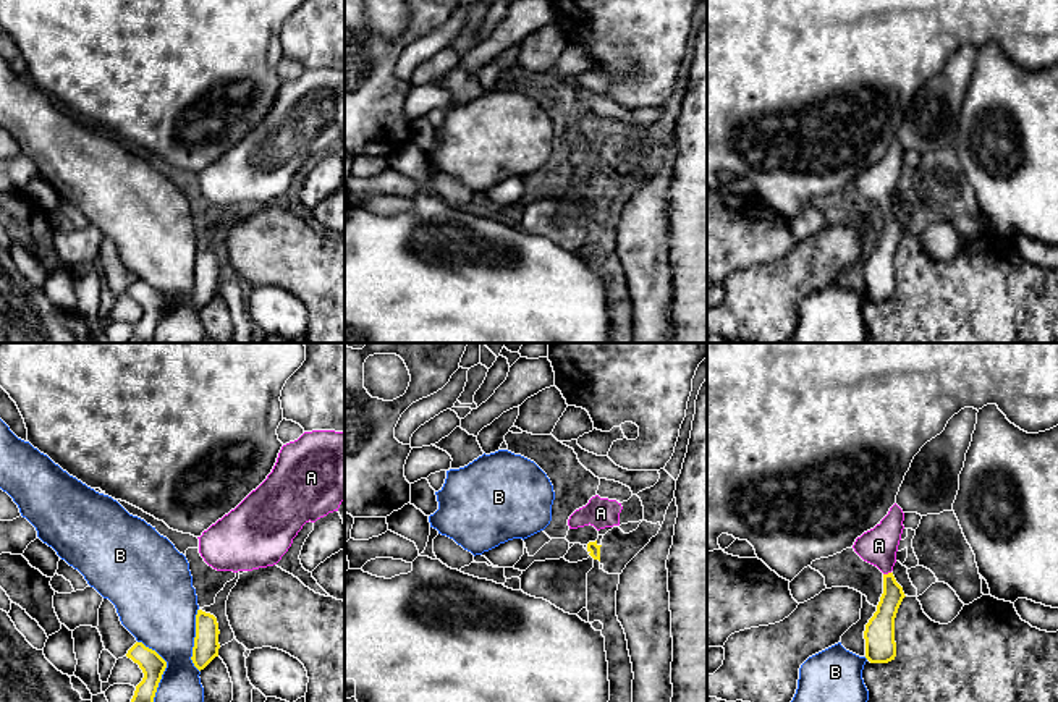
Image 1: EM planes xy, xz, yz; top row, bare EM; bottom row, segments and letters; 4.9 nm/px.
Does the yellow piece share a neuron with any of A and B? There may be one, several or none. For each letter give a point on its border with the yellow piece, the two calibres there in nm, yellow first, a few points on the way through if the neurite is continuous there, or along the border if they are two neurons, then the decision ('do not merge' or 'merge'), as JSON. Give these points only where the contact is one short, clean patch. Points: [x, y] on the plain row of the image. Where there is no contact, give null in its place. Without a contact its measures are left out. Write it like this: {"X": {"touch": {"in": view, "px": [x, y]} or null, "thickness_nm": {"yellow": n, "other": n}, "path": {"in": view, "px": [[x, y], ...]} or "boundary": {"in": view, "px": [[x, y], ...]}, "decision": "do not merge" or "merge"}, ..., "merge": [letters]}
{"A": {"touch": {"in": "yz", "px": [888, 211]}, "thickness_nm": {"yellow": 120, "other": 190}, "path": {"in": "yz", "px": [[882, 259], [888, 243], [888, 211], [879, 183]]}, "decision": "merge"}, "B": {"touch": {"in": "xy", "px": [164, 308]}, "thickness_nm": {"yellow": 120, "other": 320}, "decision": "do not merge"}, "merge": ["A"]}

